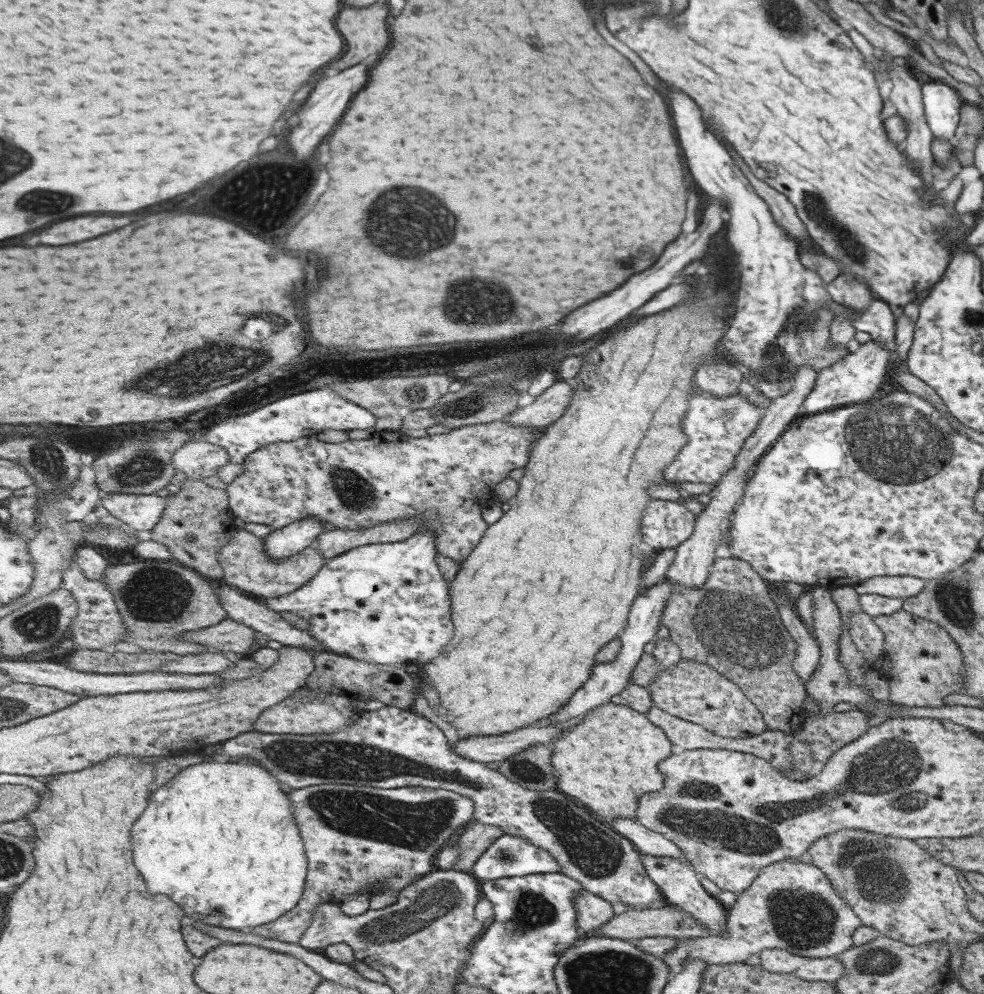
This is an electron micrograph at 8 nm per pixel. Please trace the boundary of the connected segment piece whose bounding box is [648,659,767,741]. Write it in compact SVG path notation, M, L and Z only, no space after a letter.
M680 659L675 665L659 671L648 686L653 706L680 720L701 726L712 734L738 741L767 730L763 716L740 687L704 662Z

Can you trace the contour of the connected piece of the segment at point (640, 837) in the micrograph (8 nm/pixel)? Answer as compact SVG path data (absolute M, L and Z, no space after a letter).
M613 818L609 822L610 826L613 826L613 829L617 830L618 834L629 839L629 842L632 842L633 846L636 846L637 850L642 853L650 854L654 857L671 857L682 863L685 862L683 851L680 850L676 843L666 839L661 834L647 830L636 820Z

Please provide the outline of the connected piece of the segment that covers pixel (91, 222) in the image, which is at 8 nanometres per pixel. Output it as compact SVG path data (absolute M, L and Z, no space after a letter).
M81 216L81 218L59 222L43 230L39 238L41 244L53 244L53 246L75 244L117 230L119 228L117 220L119 220L117 216Z

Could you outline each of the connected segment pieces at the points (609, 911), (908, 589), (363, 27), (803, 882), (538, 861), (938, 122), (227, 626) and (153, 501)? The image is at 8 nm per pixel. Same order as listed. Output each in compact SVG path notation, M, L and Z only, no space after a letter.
M579 889L572 896L575 905L576 922L583 931L599 929L616 915L612 905L585 889Z
M873 576L867 578L853 589L859 596L876 594L891 598L909 598L919 594L924 589L925 581L912 576Z
M346 6L341 11L341 18L337 26L341 26L341 34L345 34L345 40L349 42L345 58L341 58L341 68L357 66L363 58L371 54L379 54L387 46L387 32L385 32L385 18L387 8L385 6L367 6L357 8Z
M786 858L784 861L764 866L756 880L753 880L747 889L736 894L736 901L726 913L725 928L718 935L681 940L664 953L663 958L665 963L669 963L669 967L681 967L686 958L700 960L707 966L745 963L750 954L758 955L763 949L783 949L807 958L837 957L852 947L852 934L860 925L860 918L857 918L851 907L836 894L820 867L801 862L797 858Z
M502 834L495 839L481 856L476 858L472 869L472 875L485 881L495 881L496 878L503 877L525 877L533 874L560 873L563 867L548 853L540 847L533 846L527 839L520 835Z
M939 81L920 84L924 113L932 135L938 139L953 138L963 101L954 88Z
M231 618L225 619L216 625L198 631L189 631L182 634L184 640L202 644L211 652L241 653L245 655L251 650L255 640L255 629L237 622Z
M103 494L102 501L110 514L135 531L156 528L164 516L168 498L157 494Z

